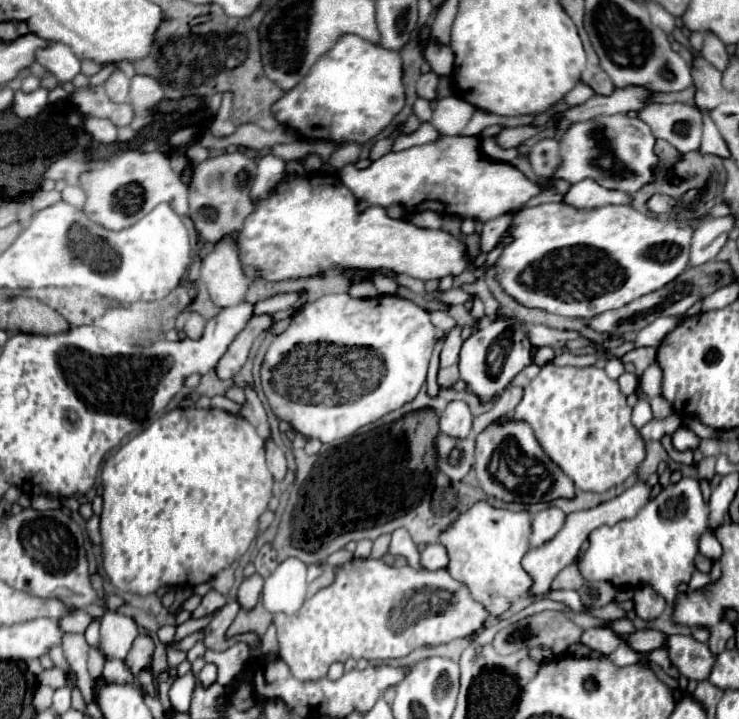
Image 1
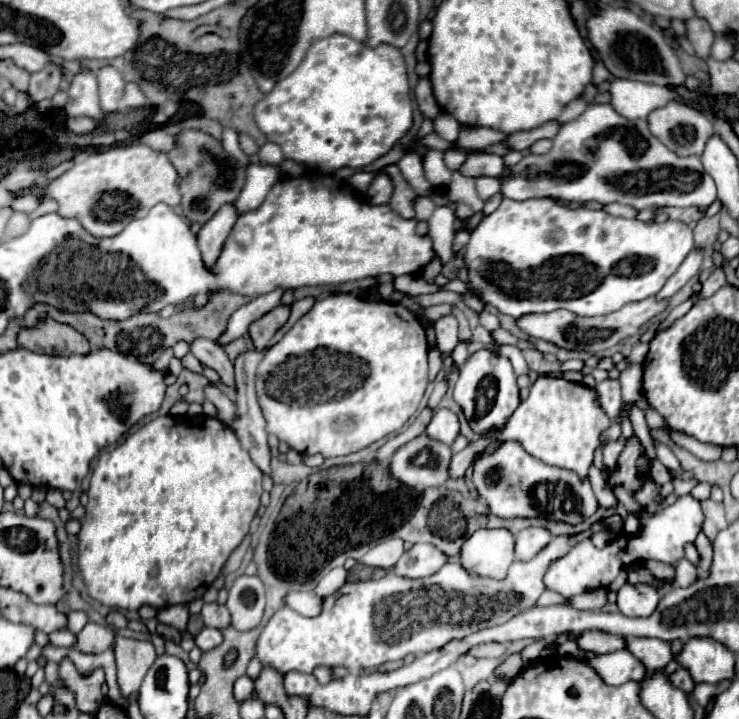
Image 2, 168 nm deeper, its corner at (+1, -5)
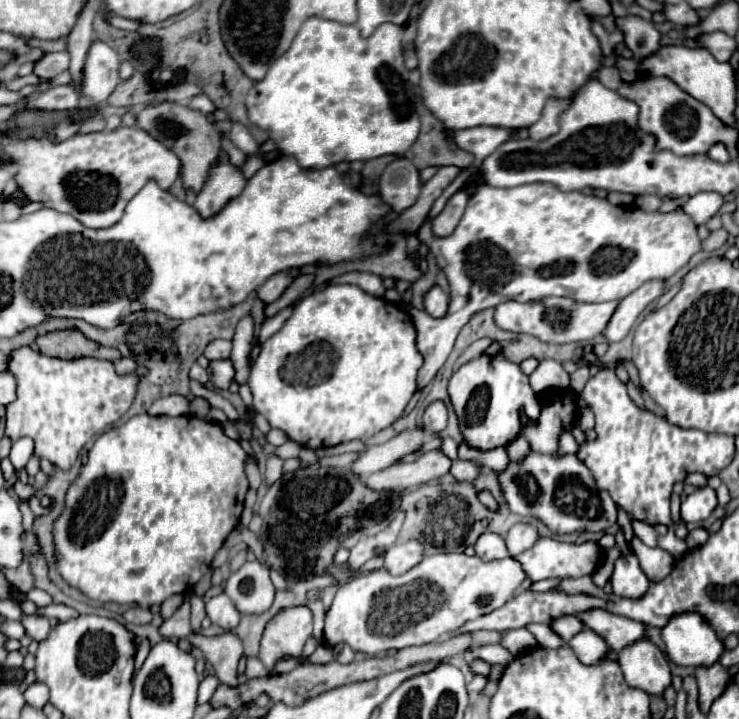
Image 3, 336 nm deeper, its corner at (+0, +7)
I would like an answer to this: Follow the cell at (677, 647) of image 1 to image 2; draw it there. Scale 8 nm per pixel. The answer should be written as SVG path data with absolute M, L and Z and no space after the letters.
M632 638L628 642L628 650L640 658L648 670L664 670L670 662L676 660L670 642L658 638Z

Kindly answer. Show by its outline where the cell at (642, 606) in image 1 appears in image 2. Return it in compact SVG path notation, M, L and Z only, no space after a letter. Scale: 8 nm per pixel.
M624 584L618 592L618 608L624 616L650 616L658 606L660 594L646 584Z

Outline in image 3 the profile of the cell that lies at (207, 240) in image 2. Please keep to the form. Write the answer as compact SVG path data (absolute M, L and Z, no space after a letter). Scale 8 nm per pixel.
M223 152L223 156L219 156L219 164L211 168L211 176L203 186L203 192L197 192L197 200L193 206L203 218L209 218L219 212L231 198L239 196L245 184L247 180L241 168L233 166L229 162L229 156Z

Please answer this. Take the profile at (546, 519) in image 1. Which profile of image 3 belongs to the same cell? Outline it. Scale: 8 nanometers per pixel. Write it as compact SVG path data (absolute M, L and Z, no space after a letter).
M515 524L507 536L505 536L505 542L507 542L507 550L511 556L517 556L521 552L525 552L527 548L531 548L535 542L539 540L539 534L537 530L531 526L531 524Z

